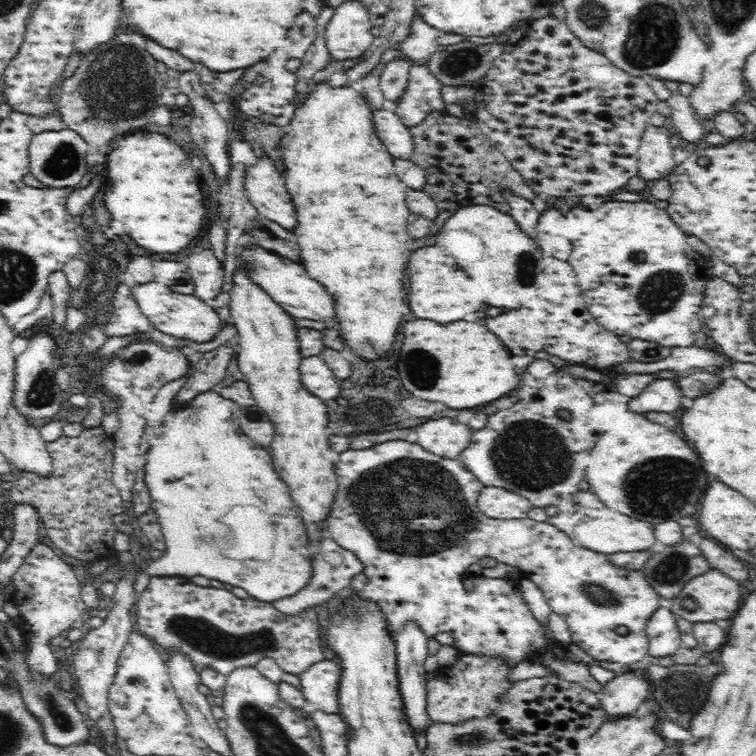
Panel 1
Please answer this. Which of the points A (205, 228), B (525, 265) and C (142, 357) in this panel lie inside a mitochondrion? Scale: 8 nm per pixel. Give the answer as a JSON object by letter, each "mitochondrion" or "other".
{"A":"other","B":"mitochondrion","C":"mitochondrion"}

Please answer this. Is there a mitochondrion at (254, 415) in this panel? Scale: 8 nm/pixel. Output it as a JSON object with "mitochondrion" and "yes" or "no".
{"mitochondrion":"no"}

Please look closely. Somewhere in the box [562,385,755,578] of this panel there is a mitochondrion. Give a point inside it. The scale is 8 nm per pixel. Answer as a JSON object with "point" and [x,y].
{"point":[665,486]}

